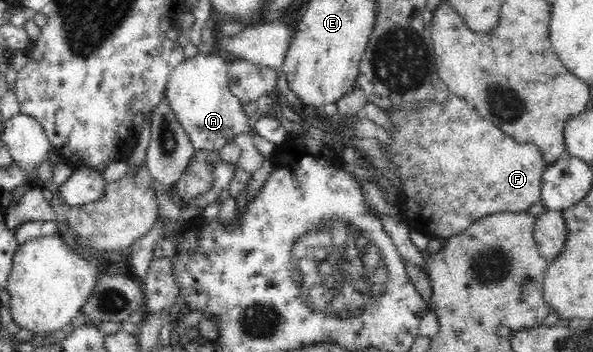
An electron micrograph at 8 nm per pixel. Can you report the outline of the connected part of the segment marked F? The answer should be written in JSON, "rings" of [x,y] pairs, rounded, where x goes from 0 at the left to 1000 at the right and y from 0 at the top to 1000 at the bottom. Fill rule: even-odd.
{"rings":[[[757,267],[757,276],[749,290],[734,290],[734,284],[713,284],[702,295],[676,295],[671,313],[651,315],[666,355],[664,375],[658,375],[661,403],[649,412],[651,435],[656,457],[669,474],[673,509],[676,511],[673,611],[683,622],[685,636],[693,653],[705,653],[713,665],[727,673],[754,676],[764,673],[779,656],[784,656],[803,622],[816,619],[818,614],[862,599],[865,605],[889,602],[892,588],[906,571],[912,571],[912,506],[914,491],[926,472],[914,449],[909,420],[901,406],[875,406],[862,386],[852,381],[845,364],[835,358],[821,338],[815,338],[804,315],[798,310],[798,295],[767,267]]]}

